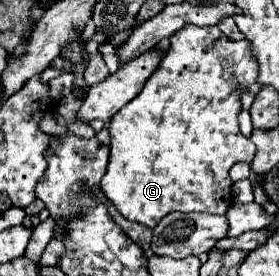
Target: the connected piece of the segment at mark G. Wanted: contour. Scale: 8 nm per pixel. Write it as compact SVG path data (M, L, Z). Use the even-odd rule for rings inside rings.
M184 27L182 31L176 31L170 37L170 49L166 51L166 55L162 57L158 69L150 75L150 79L146 81L142 93L134 99L134 103L124 105L110 123L110 161L108 161L108 171L100 181L100 187L104 191L104 195L116 205L116 209L130 221L142 223L146 227L154 227L158 225L158 221L172 213L172 211L202 211L202 213L216 213L216 215L224 215L226 209L232 205L232 181L228 177L228 171L232 169L232 165L246 161L250 163L254 159L254 143L248 141L248 137L244 137L240 133L238 127L238 115L242 111L242 91L246 87L250 87L250 83L254 83L254 79L258 79L258 63L254 63L254 55L250 55L250 43L244 41L232 41L230 37L226 37L218 27Z

